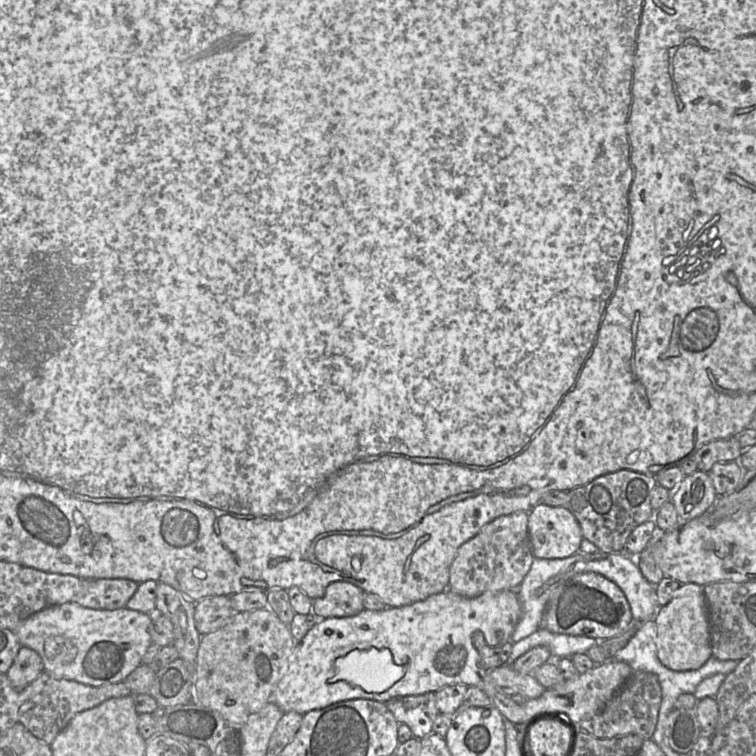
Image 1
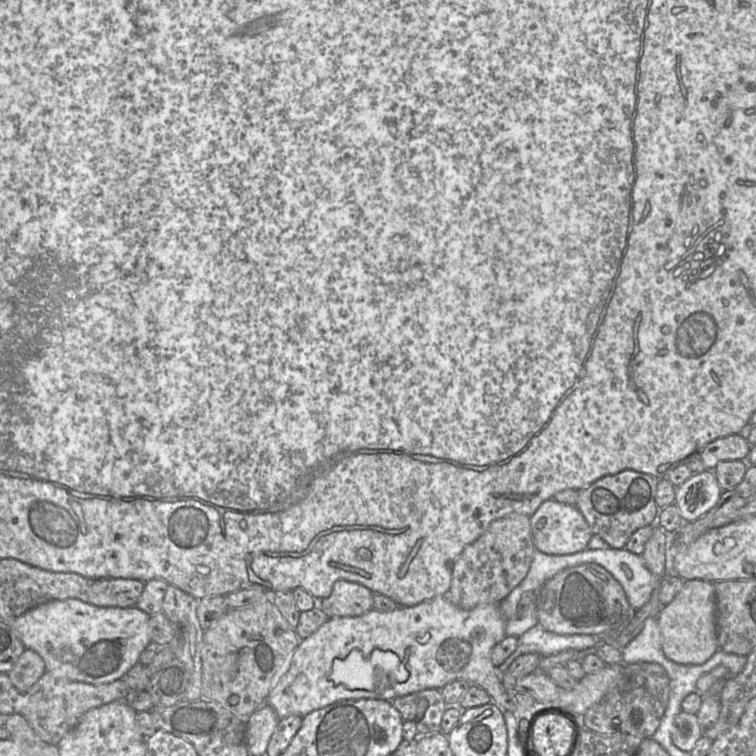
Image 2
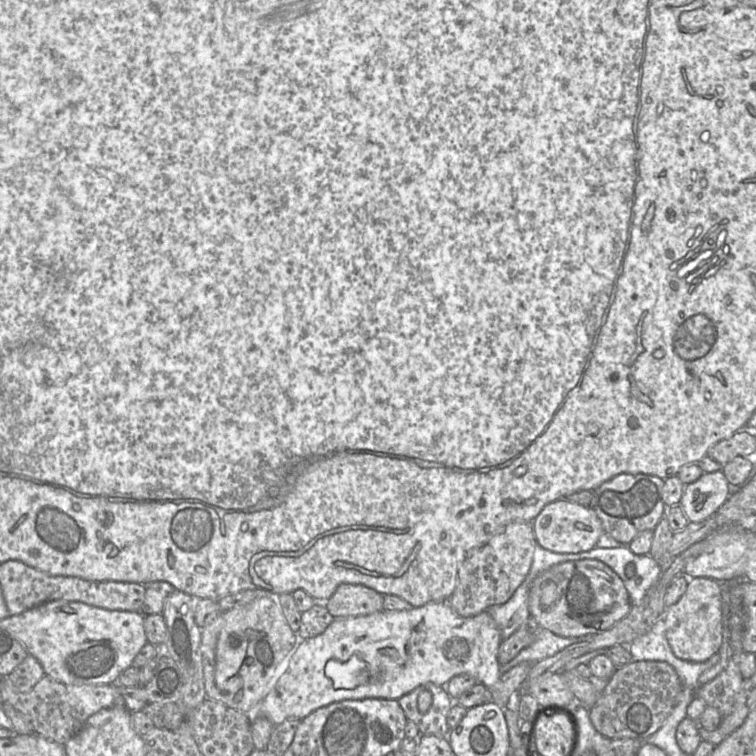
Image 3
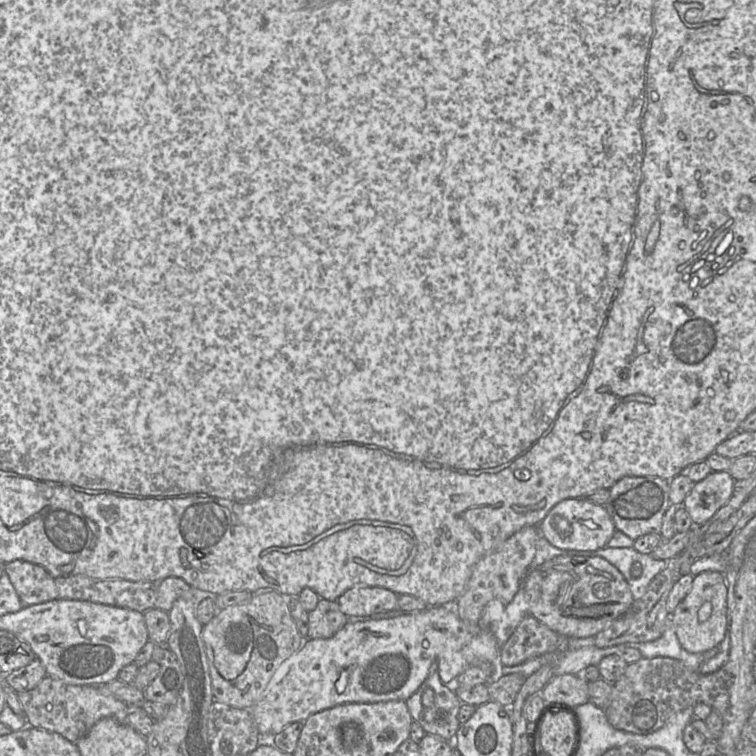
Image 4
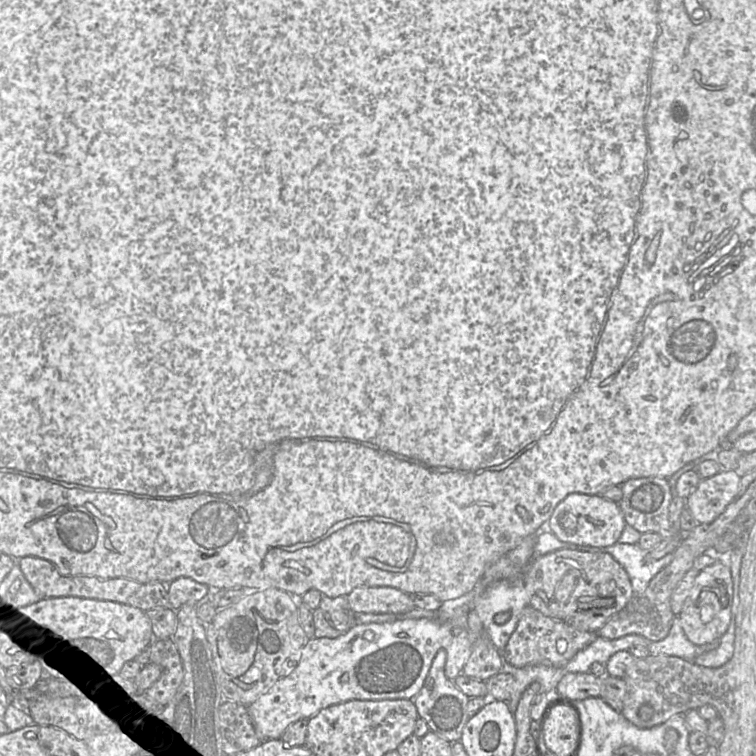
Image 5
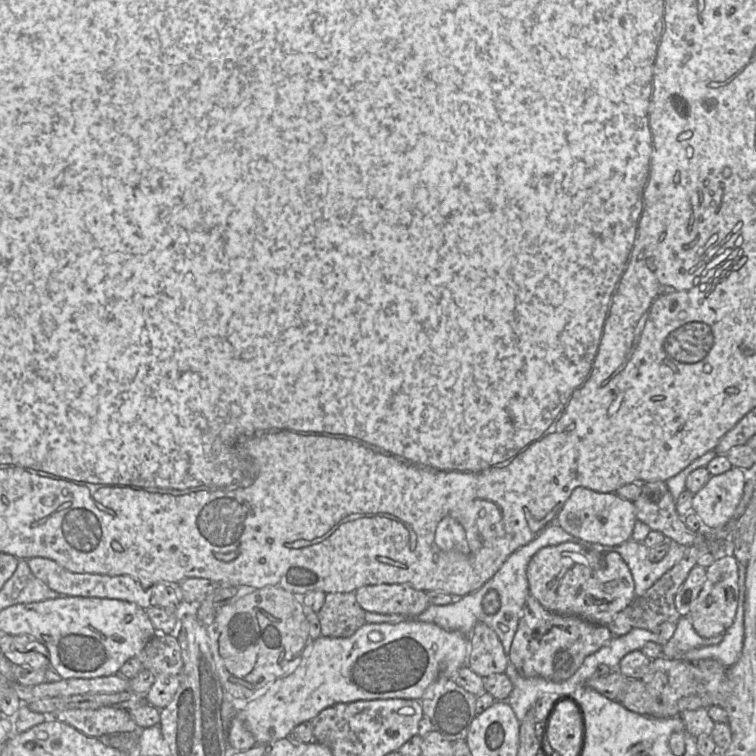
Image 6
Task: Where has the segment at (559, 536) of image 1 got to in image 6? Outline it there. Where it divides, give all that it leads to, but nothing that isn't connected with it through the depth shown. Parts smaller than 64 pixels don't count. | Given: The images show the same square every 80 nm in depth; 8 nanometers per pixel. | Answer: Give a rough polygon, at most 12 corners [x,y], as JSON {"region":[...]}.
{"region":[[577,487],[555,523],[618,546],[637,521],[633,501]]}

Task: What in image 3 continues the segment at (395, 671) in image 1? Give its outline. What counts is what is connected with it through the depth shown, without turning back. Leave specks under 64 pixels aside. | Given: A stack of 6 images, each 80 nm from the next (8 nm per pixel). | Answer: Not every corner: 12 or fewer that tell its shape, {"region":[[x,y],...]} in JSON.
{"region":[[356,654],[329,660],[325,674],[335,689],[353,689],[368,680]]}

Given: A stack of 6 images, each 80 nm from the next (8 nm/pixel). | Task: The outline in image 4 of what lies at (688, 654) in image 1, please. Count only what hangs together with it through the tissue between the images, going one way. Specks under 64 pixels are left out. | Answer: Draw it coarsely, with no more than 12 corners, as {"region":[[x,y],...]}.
{"region":[[705,571],[670,616],[683,649],[720,645],[723,573]]}

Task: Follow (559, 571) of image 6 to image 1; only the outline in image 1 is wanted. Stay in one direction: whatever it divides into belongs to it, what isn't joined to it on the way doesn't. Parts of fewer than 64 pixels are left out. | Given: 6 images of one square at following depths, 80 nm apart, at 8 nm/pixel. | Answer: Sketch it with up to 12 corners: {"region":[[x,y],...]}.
{"region":[[599,573],[553,587],[540,628],[603,641],[631,622]]}

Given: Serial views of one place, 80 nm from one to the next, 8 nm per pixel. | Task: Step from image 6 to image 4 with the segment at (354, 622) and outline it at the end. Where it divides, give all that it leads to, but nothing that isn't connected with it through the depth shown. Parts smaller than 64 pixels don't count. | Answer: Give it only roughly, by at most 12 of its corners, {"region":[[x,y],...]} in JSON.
{"region":[[336,600],[308,612],[308,639],[334,636],[349,621]]}

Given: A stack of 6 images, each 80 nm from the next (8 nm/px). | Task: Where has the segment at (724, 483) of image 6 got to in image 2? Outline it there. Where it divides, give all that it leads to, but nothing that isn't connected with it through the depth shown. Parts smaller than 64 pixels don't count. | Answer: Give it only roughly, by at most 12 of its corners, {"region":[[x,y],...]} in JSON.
{"region":[[713,470],[676,488],[684,523],[705,515],[723,492]]}

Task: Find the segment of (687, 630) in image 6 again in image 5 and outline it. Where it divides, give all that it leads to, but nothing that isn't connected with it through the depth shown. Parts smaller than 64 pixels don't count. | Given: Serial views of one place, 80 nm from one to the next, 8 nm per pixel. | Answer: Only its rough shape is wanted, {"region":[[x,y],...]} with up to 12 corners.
{"region":[[674,617],[668,635],[647,645],[650,655],[693,661],[716,649],[720,639],[695,645]]}

